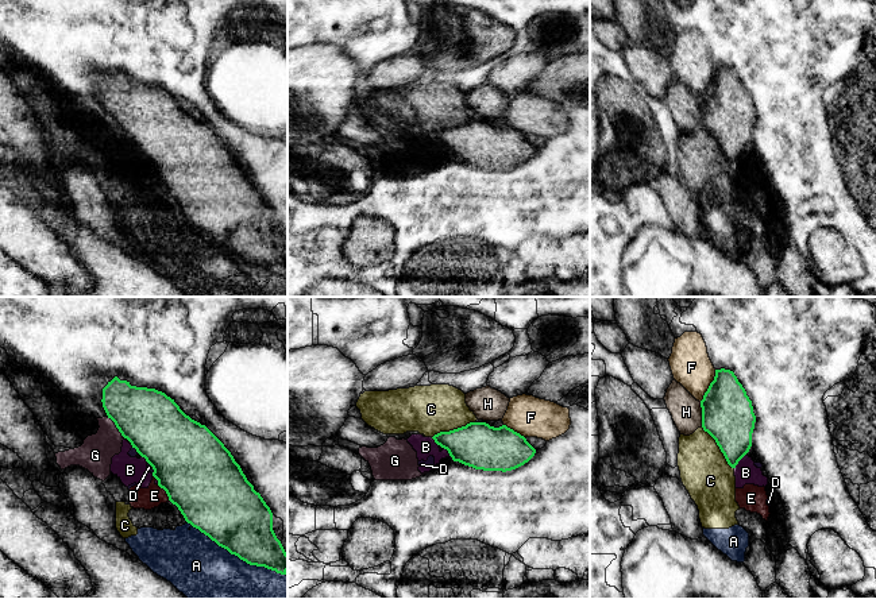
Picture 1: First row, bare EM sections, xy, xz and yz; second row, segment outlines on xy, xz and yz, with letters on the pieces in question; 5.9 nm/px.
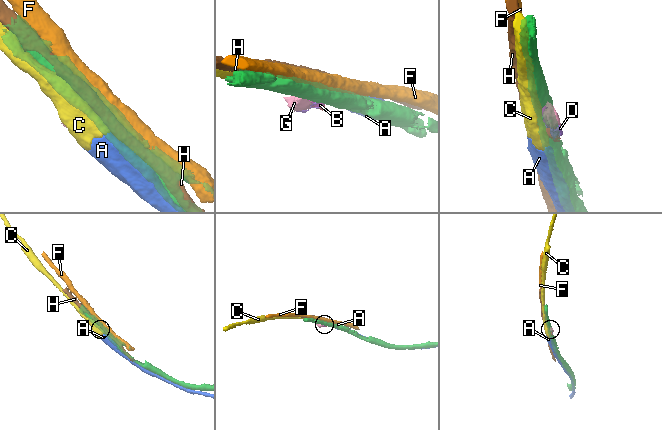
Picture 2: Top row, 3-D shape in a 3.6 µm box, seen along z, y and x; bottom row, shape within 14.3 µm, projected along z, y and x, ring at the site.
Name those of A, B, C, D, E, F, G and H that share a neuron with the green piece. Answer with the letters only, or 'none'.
none

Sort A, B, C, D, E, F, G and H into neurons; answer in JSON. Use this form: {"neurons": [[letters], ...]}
{"neurons": [["A", "C"], ["B", "D", "E", "G"], ["F"], ["H"]]}

